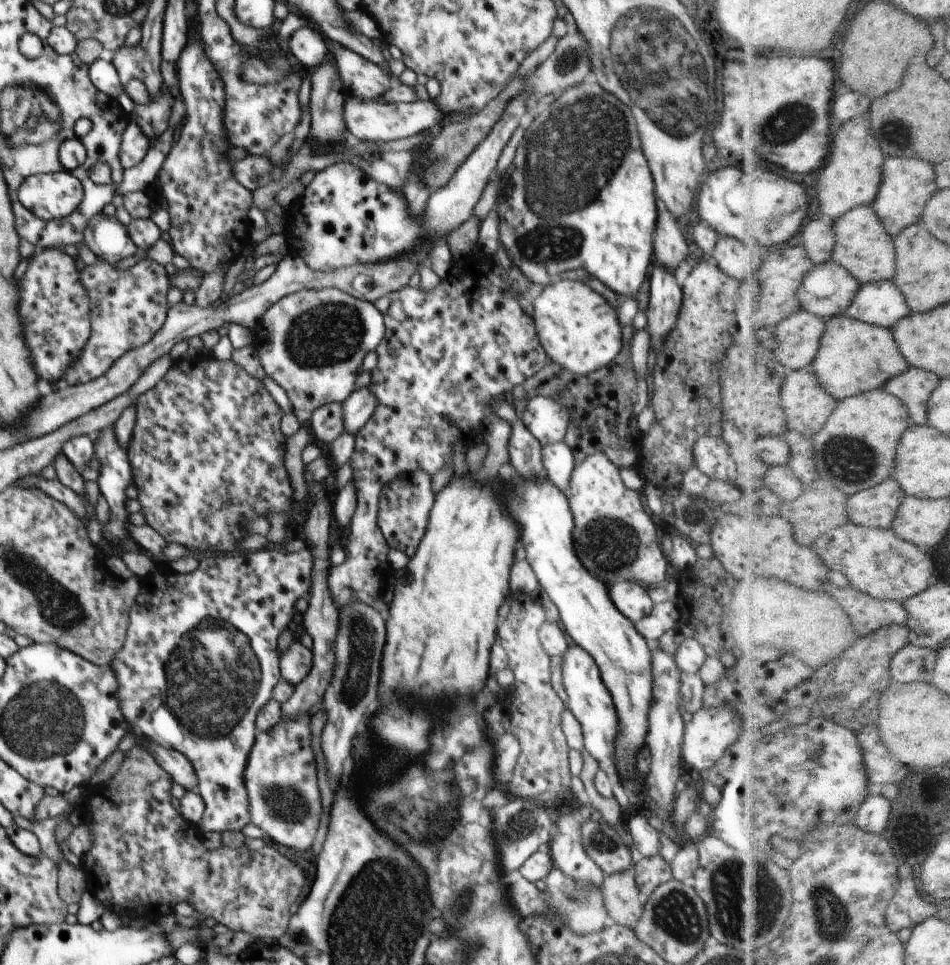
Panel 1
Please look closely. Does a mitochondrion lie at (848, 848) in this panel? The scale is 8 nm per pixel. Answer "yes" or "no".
no

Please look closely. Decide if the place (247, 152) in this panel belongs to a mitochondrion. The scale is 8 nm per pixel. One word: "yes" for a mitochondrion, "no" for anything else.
no

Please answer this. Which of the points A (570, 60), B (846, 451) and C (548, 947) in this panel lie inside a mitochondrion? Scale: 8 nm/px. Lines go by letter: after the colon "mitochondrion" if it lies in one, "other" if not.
A: mitochondrion
B: mitochondrion
C: other

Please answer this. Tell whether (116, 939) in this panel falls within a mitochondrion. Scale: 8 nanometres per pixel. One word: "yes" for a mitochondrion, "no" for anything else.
no

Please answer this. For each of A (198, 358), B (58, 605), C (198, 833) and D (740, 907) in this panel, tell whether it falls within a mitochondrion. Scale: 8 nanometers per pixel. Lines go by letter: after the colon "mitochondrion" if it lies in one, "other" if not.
A: other
B: mitochondrion
C: other
D: mitochondrion

